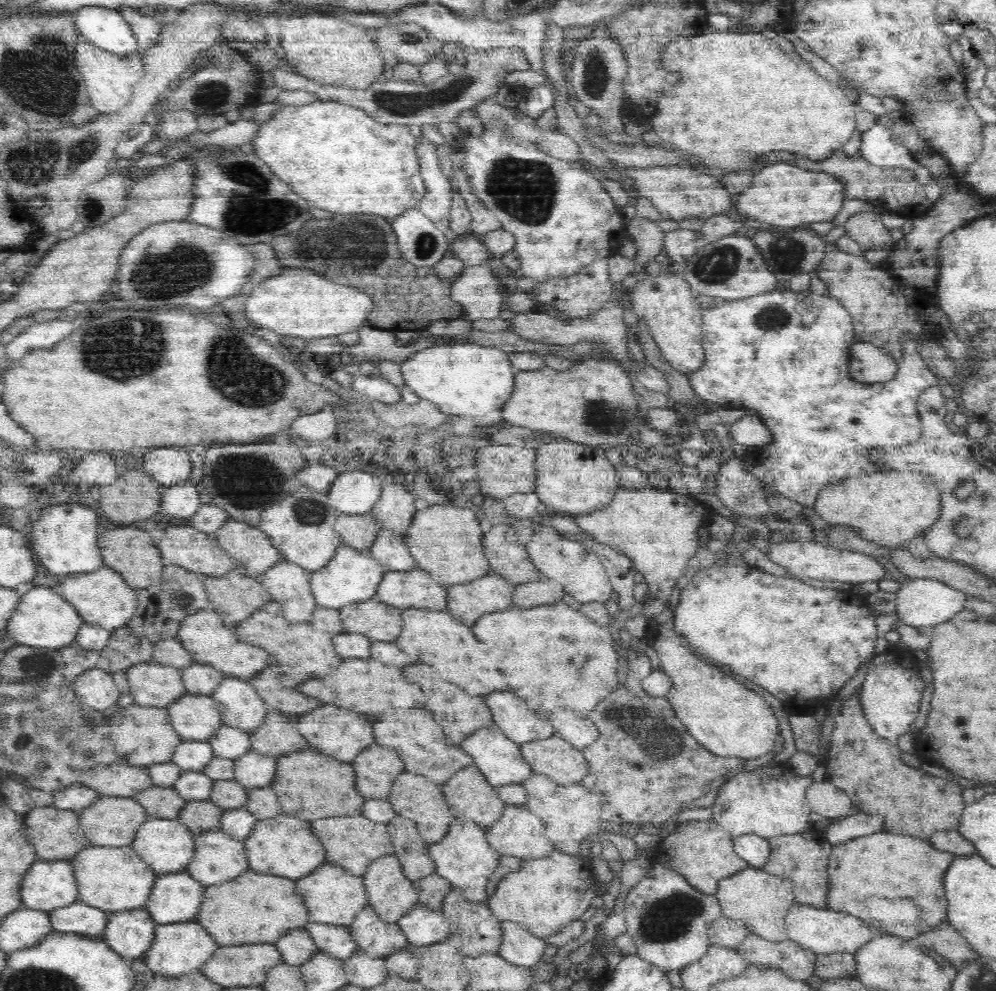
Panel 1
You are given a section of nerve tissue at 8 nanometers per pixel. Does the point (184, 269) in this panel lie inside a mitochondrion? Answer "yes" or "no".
yes

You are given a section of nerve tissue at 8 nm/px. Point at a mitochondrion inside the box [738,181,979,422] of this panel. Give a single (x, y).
(786, 255)

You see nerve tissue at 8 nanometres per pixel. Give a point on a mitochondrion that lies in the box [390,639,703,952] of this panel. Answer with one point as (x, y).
(629, 717)

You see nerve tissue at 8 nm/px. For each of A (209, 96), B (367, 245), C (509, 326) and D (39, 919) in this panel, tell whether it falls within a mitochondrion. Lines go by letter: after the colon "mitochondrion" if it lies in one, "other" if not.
A: mitochondrion
B: mitochondrion
C: other
D: other

